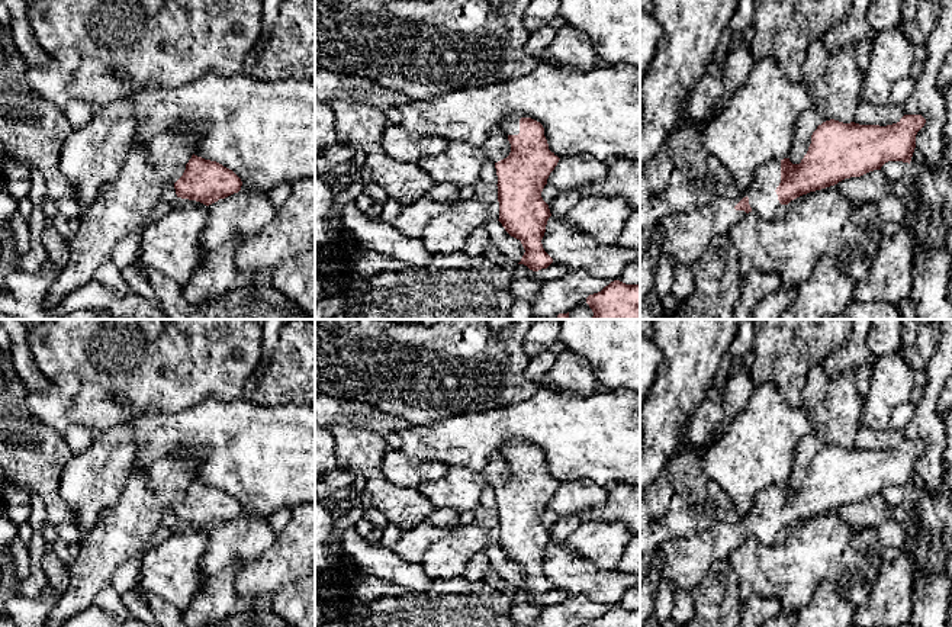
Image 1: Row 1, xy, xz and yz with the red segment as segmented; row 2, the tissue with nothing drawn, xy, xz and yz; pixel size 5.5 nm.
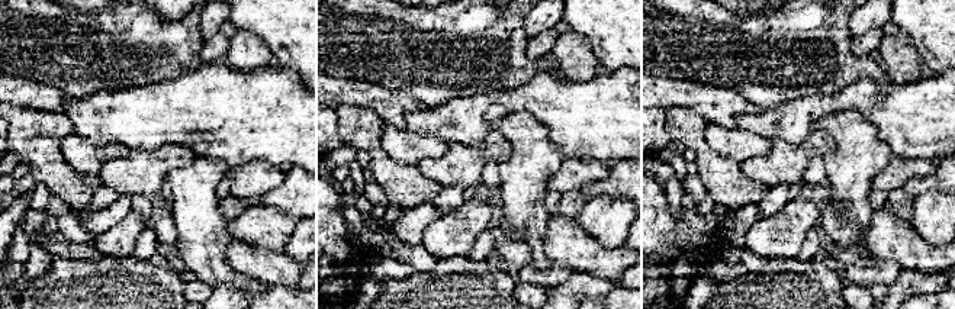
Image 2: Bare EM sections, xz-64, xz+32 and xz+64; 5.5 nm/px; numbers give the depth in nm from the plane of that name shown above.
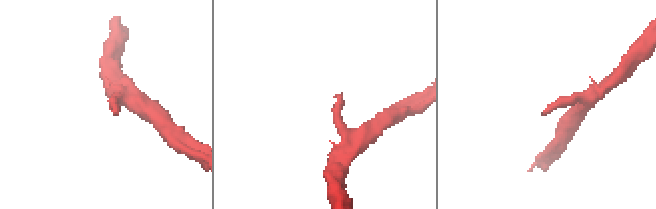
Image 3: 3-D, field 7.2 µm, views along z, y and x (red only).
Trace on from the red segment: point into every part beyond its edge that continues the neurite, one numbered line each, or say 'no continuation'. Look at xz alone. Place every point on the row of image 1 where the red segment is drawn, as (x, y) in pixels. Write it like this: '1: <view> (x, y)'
1: xz (511, 125)

